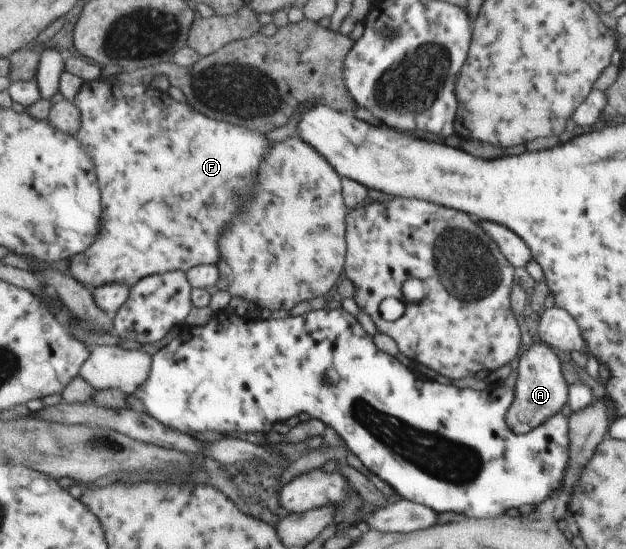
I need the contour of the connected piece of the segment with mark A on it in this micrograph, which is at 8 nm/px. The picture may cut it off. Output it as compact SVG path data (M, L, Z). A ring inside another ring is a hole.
M530 344L521 356L518 356L516 381L513 387L512 404L506 413L506 423L516 434L530 432L548 420L552 414L558 414L568 400L568 388L561 372L561 363L545 344Z

